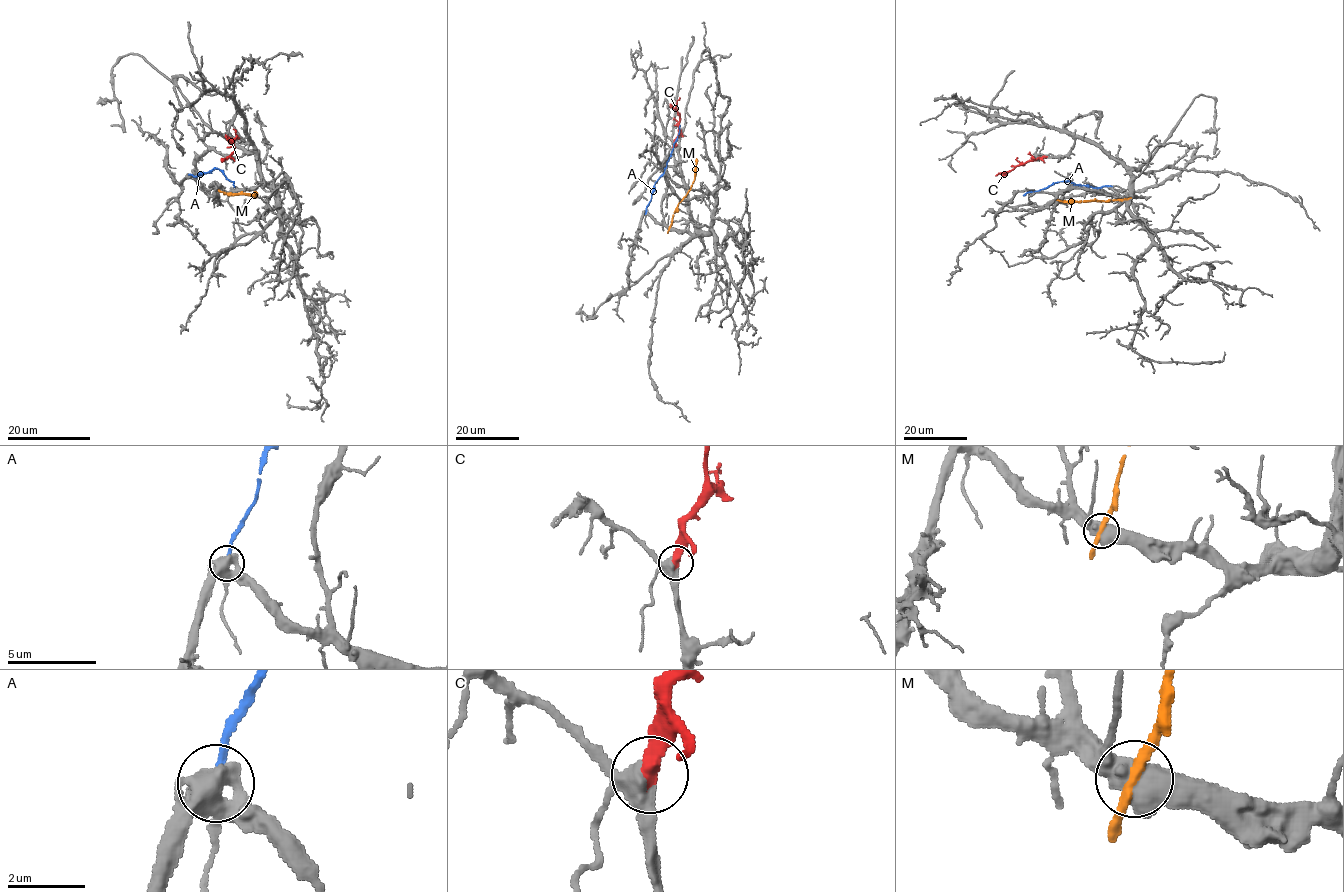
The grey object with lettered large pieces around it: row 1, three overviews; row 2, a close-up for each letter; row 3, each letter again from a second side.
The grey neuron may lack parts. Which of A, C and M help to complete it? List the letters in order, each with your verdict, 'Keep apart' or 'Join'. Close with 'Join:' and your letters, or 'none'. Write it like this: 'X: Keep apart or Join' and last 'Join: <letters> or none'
A: Keep apart
C: Join
M: Keep apart
Join: C

